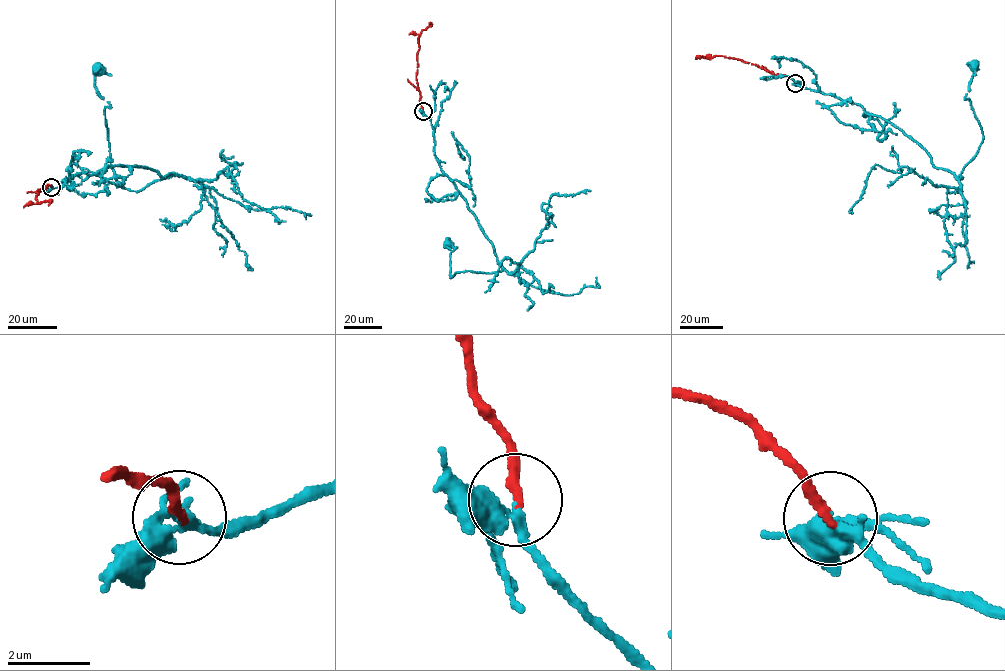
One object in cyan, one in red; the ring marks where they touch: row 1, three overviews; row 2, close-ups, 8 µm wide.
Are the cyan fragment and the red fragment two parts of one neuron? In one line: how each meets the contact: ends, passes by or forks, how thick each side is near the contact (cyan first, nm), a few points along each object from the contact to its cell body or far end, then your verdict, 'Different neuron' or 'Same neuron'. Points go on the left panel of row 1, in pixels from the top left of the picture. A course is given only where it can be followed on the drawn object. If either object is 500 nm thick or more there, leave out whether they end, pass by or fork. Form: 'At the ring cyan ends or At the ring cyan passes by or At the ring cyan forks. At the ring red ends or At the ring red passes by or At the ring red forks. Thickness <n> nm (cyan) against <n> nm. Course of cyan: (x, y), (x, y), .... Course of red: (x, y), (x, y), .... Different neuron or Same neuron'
At the ring cyan forks. At the ring red ends. Thickness 220 nm (cyan) against 240 nm. Course of cyan: (52, 187), (118, 165), (177, 174), (138, 191), (122, 187), (99, 69). Course of red: (52, 187), (47, 185), (45, 189), (38, 191), (36, 197), (37, 203), (48, 201), (48, 205). Same neuron

